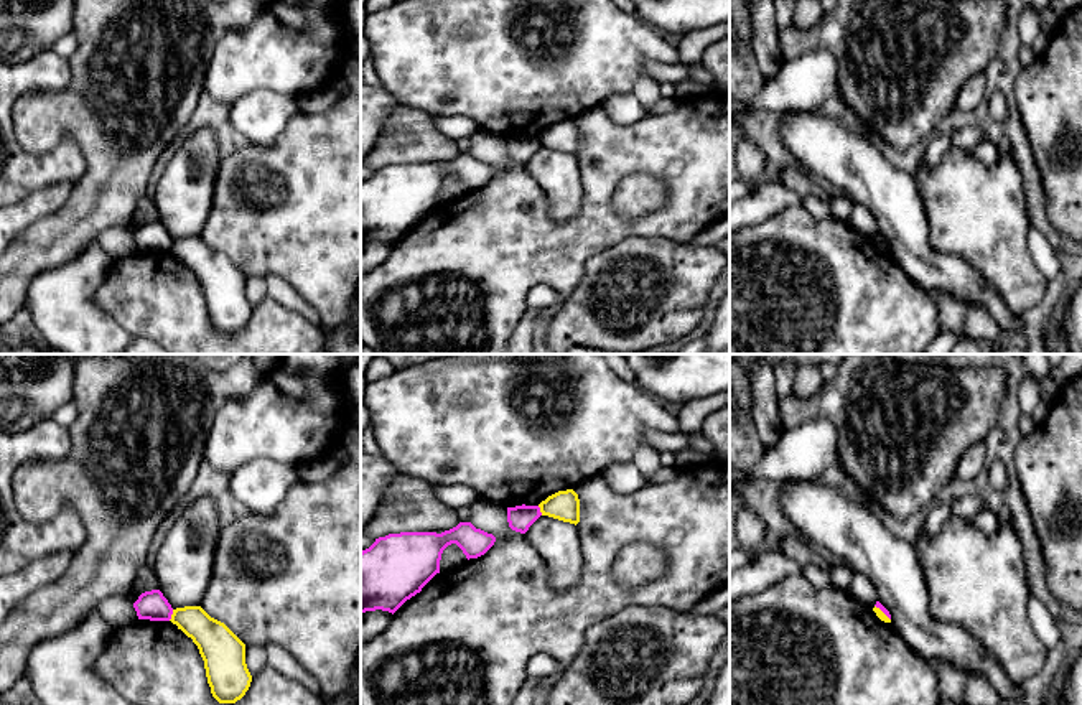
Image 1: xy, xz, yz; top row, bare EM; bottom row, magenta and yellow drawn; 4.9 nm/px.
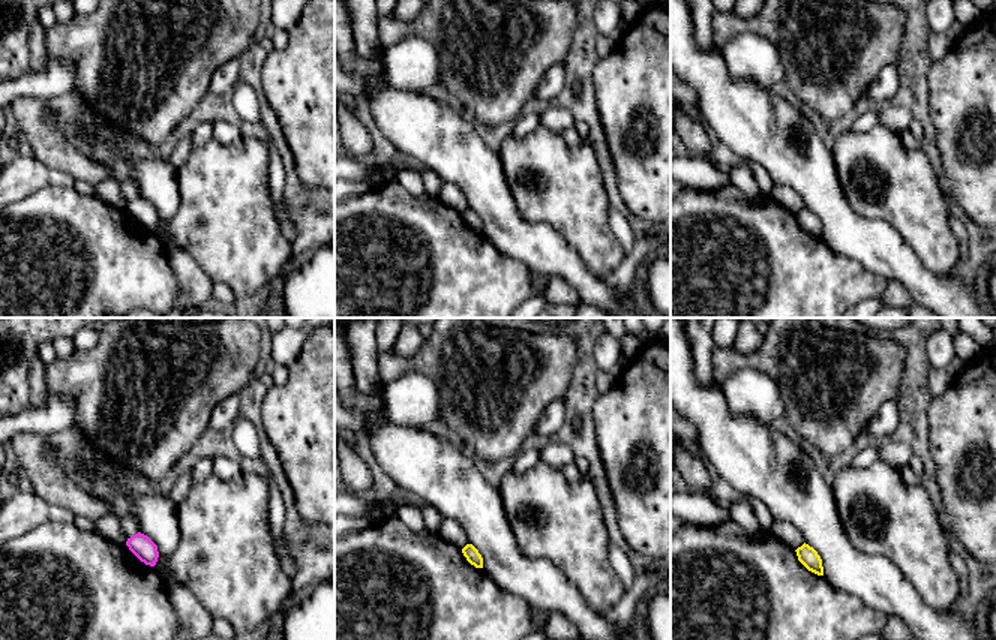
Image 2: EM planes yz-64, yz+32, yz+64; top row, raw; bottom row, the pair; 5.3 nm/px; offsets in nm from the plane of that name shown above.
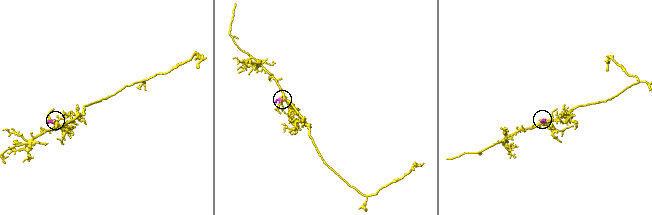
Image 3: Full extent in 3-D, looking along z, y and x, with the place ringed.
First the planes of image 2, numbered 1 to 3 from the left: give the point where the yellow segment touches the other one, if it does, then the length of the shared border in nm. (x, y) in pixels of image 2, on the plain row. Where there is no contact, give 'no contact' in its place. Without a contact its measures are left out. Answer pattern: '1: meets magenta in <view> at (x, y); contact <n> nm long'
1: no contact
2: no contact
3: no contact

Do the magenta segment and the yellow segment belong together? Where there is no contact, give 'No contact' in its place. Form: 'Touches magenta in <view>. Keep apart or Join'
Touches magenta in xy. Keep apart

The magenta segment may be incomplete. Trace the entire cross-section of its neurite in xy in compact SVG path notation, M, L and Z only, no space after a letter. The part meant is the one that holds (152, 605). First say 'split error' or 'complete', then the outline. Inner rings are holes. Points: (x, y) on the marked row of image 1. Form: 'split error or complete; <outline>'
complete; M160 590L145 591L133 603L138 619L170 621L173 608Z

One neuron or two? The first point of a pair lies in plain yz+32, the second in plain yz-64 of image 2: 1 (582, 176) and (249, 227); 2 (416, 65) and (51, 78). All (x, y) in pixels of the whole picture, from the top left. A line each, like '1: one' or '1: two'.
1: one
2: one

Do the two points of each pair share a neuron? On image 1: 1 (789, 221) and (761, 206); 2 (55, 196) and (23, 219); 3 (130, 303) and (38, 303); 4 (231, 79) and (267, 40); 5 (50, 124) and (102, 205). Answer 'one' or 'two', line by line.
1: two
2: one
3: two
4: one
5: one

